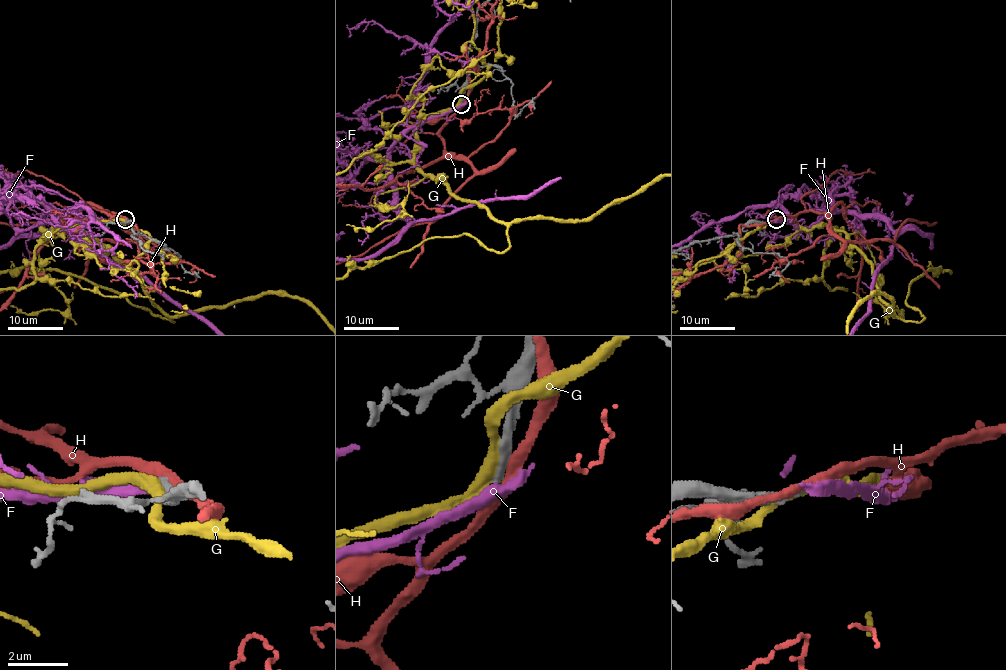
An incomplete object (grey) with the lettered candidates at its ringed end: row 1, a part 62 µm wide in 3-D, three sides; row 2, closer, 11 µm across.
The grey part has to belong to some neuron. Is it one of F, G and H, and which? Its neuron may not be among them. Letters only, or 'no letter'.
no letter

